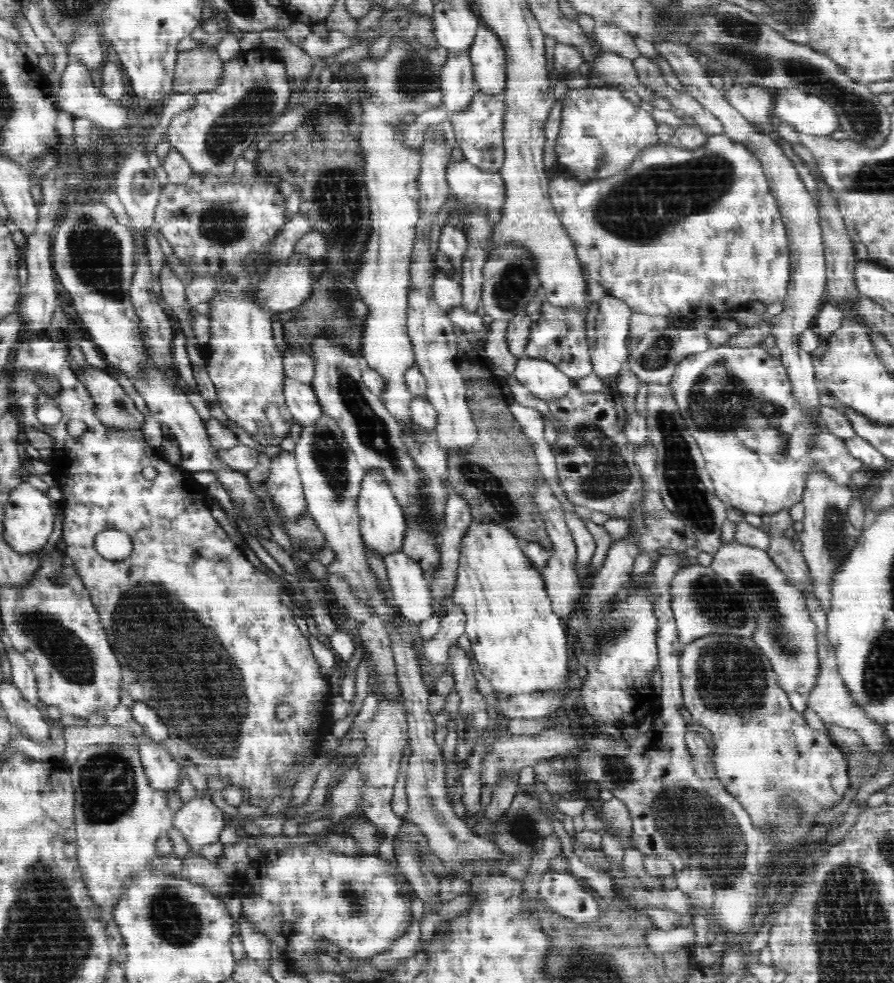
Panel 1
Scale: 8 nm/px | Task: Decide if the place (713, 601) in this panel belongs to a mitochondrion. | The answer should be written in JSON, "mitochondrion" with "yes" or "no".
{"mitochondrion":"yes"}

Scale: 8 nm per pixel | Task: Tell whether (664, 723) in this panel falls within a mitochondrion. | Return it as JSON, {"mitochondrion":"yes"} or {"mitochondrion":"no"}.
{"mitochondrion":"no"}

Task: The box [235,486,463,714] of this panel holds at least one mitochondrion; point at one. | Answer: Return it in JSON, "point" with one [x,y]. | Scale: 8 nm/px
{"point":[418,498]}

